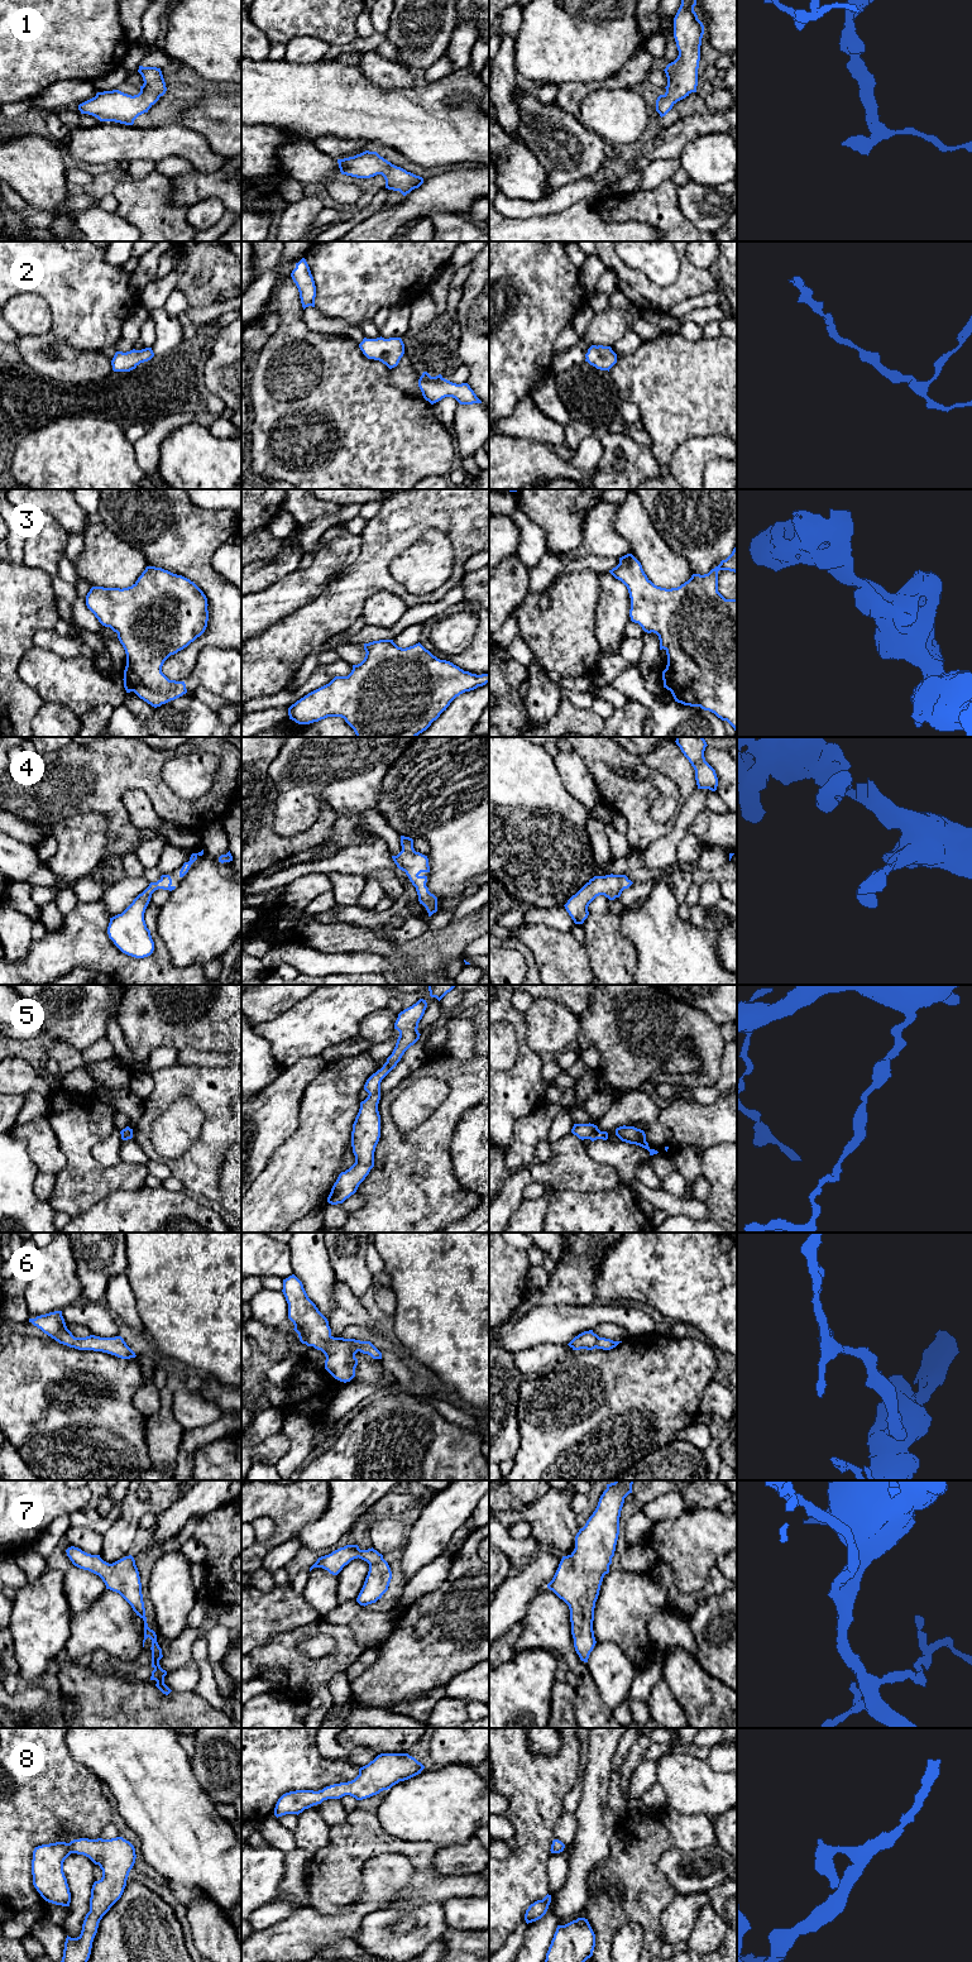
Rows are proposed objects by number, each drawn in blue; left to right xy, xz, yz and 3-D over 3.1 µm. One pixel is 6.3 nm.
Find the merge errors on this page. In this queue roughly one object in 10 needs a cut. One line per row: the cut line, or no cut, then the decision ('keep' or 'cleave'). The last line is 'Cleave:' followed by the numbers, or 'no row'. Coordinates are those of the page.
1: cut none; keep
2: cut none; keep
3: cut none; keep
4: cut none; keep
5: cut none; keep
6: cut none; keep
7: cut none; keep
8: cut none; keep
Cleave: no row

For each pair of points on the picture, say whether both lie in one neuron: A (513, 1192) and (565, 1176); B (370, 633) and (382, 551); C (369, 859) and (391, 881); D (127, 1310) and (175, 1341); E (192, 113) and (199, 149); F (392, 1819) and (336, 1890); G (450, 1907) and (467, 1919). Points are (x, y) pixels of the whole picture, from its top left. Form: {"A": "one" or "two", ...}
{"A": "one", "B": "two", "C": "two", "D": "two", "E": "two", "F": "two", "G": "one"}

